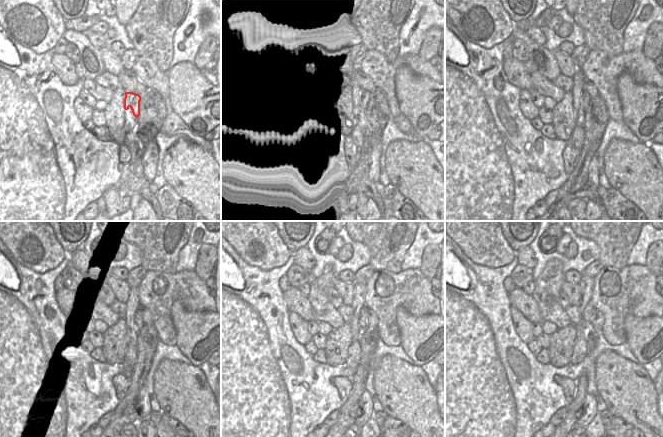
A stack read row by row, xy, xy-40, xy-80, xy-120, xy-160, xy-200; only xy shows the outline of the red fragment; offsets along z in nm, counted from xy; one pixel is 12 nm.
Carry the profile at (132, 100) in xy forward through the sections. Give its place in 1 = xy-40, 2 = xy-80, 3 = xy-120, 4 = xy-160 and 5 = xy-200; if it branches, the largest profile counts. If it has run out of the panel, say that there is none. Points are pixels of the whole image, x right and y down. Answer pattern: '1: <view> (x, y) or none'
1: xy-40 (358, 96)
2: xy-80 (586, 97)
3: xy-120 (138, 319)
4: xy-160 (363, 320)
5: xy-200 (588, 311)

